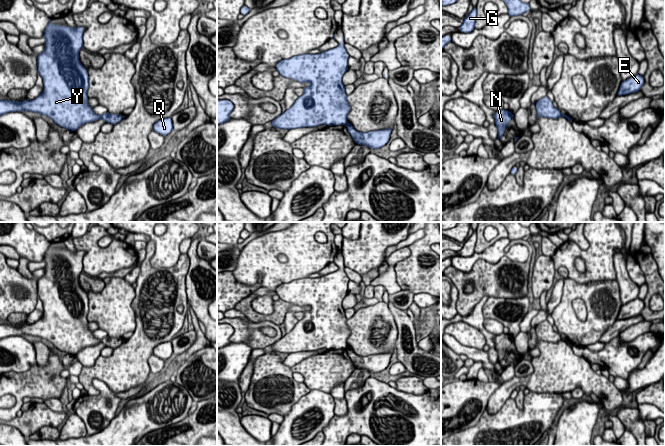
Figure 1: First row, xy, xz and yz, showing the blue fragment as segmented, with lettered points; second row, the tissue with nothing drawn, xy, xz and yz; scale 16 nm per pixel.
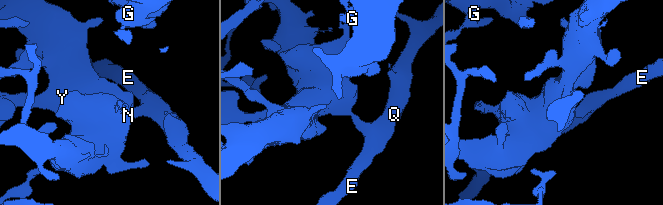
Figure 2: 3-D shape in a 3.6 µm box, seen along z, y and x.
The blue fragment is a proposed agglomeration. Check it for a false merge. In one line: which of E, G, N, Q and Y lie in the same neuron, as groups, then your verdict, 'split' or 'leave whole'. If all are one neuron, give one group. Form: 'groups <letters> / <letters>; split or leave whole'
groups E Q / G N Y; split

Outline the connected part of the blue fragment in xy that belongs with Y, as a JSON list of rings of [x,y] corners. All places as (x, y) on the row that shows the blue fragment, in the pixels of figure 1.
[[[51,19],[44,31],[43,37],[46,39],[44,45],[45,49],[37,57],[38,72],[43,79],[44,90],[34,100],[24,100],[20,103],[17,100],[0,100],[0,116],[9,112],[22,112],[32,111],[46,115],[51,118],[57,125],[64,127],[68,130],[75,132],[81,125],[87,122],[93,122],[99,119],[103,119],[107,123],[116,124],[120,122],[123,115],[112,114],[106,112],[102,115],[97,115],[93,112],[93,109],[88,104],[88,88],[89,88],[89,76],[87,69],[80,63],[79,51],[83,47],[83,33],[85,27],[71,28],[70,26],[52,25]]]

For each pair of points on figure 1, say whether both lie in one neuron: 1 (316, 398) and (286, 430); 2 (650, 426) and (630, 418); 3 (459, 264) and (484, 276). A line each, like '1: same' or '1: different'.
1: same
2: different
3: different

